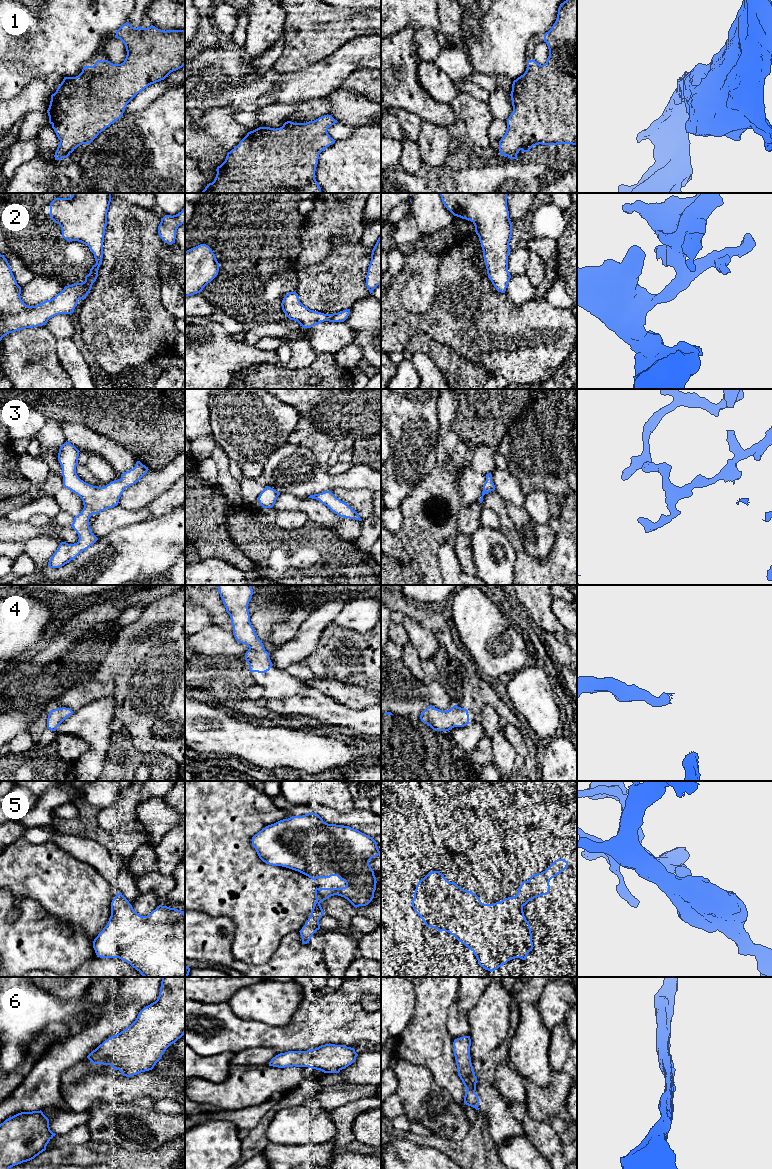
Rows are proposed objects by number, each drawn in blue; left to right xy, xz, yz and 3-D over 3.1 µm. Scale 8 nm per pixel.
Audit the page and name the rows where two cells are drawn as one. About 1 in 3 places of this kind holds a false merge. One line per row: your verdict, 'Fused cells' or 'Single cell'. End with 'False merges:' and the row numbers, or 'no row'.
1: Single cell
2: Single cell
3: Single cell
4: Single cell
5: Single cell
6: Single cell
False merges: no row

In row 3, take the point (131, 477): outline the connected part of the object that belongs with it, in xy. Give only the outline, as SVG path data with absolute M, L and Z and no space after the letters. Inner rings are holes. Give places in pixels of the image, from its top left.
M66 441L58 453L58 461L62 467L63 487L77 494L84 505L83 510L74 517L71 525L79 539L74 544L61 542L48 562L50 568L64 566L92 546L98 538L89 527L91 515L117 506L124 490L136 484L149 470L148 467L137 461L133 469L121 474L120 479L114 480L104 487L93 486L81 480L76 473L79 452L74 445Z

